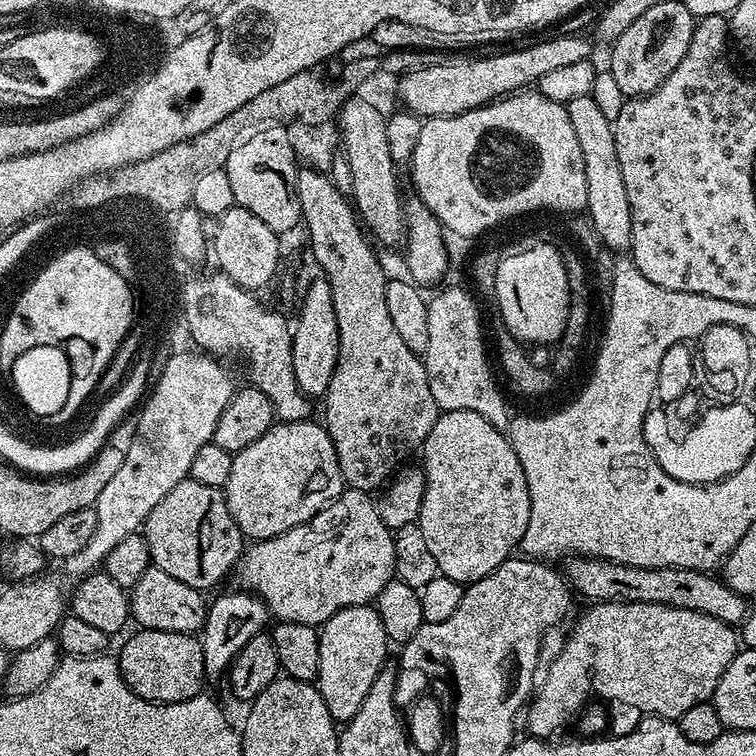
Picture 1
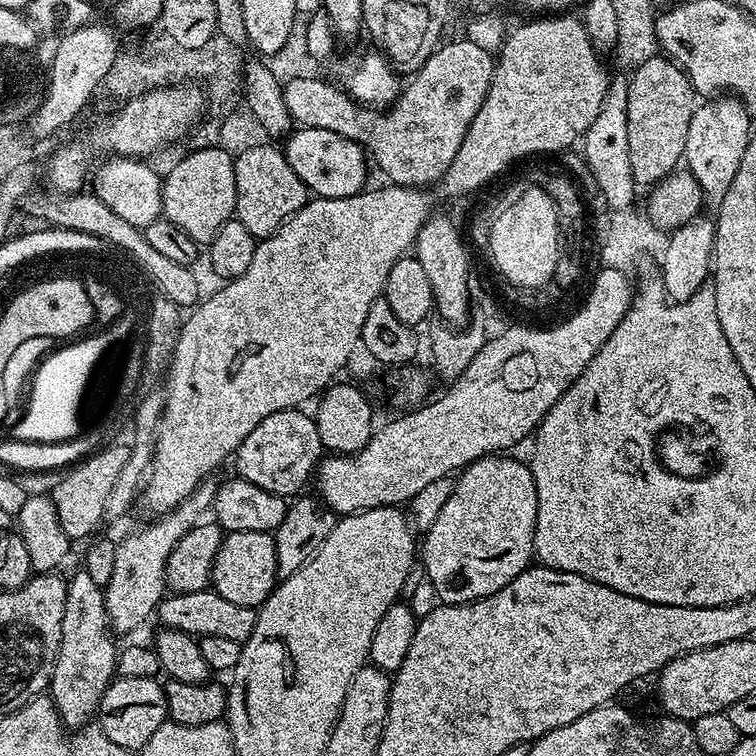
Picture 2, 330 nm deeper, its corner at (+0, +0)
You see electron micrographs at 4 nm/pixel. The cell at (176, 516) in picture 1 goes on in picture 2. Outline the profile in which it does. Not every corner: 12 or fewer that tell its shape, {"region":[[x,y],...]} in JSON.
{"region":[[230,532],[211,591],[259,609],[278,583],[276,537]]}

